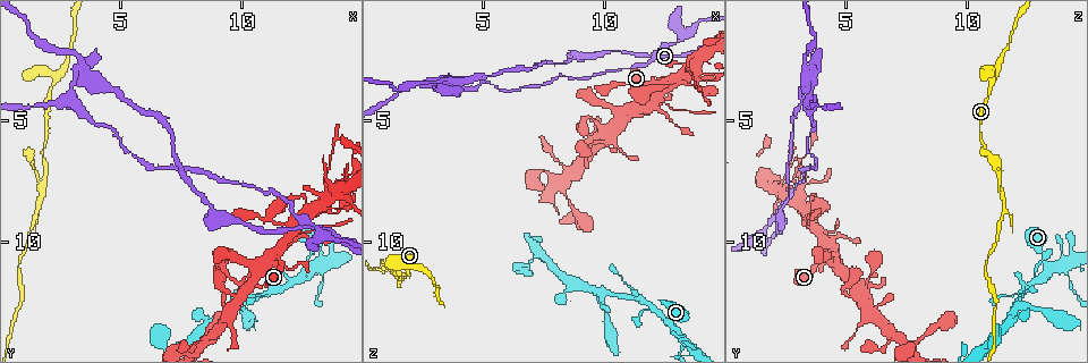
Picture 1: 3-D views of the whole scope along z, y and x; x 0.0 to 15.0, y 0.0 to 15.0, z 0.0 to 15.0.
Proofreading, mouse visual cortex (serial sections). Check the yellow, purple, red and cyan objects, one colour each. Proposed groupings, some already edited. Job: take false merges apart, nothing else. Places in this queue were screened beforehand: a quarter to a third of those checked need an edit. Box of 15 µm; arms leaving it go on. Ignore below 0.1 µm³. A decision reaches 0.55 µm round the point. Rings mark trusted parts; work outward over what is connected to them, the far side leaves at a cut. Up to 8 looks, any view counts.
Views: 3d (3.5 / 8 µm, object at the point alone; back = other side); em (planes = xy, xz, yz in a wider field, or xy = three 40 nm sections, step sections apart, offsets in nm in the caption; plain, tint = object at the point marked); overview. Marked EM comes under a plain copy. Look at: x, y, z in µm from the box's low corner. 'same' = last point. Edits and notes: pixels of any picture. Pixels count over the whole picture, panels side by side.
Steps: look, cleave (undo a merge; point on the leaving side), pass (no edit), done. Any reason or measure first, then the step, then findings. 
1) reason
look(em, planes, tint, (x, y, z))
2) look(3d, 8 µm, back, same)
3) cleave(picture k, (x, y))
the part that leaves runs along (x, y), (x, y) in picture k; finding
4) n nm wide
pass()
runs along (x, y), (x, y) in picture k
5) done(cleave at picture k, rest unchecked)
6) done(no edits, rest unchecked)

thick turns thin
look(3d, 8 µm, (14.3, 7.3, 3.4))

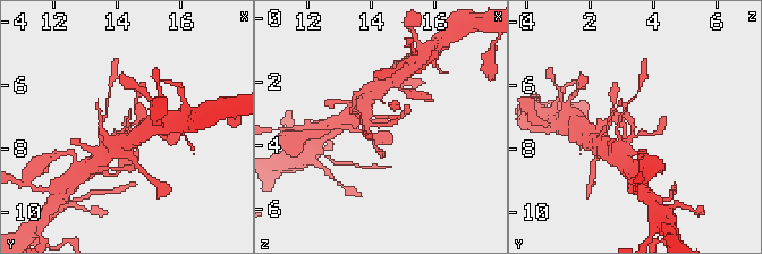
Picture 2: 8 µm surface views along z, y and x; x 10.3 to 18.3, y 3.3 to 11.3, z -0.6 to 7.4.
zoom in
look(3d, 3.5 µm, (14.2, 7.3, 3.3))

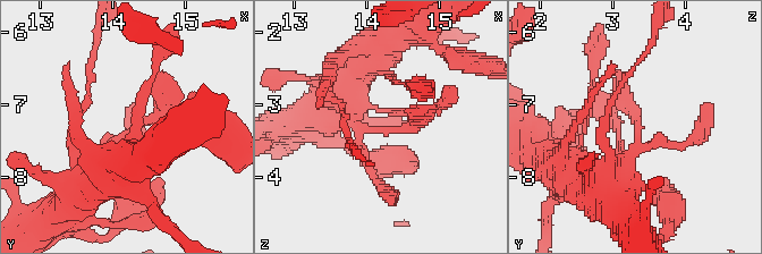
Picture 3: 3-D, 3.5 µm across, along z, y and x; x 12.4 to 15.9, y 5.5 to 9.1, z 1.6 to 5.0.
look(em, xy, step 1, tint, (14.25, 7.40, 3.35))

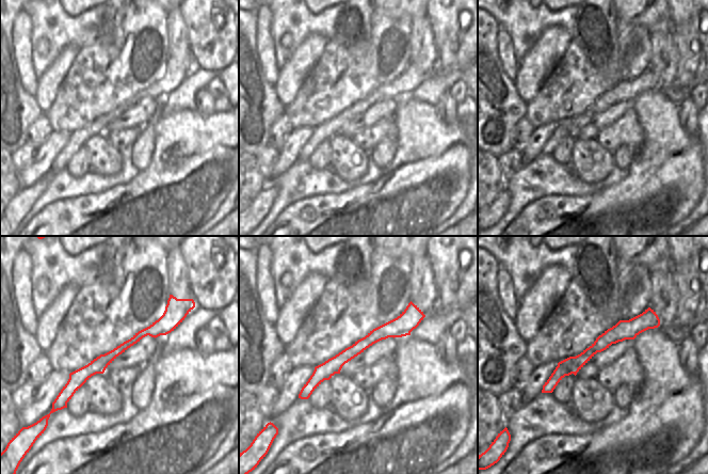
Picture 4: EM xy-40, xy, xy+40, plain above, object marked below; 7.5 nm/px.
pass()
runs along (84, 170), (163, 107), (163, 76) in picture 3; continuous, no second cell

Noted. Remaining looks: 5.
sharp bend
look(3d, 3.5 µm, (8.6, 8.4, 2.5))

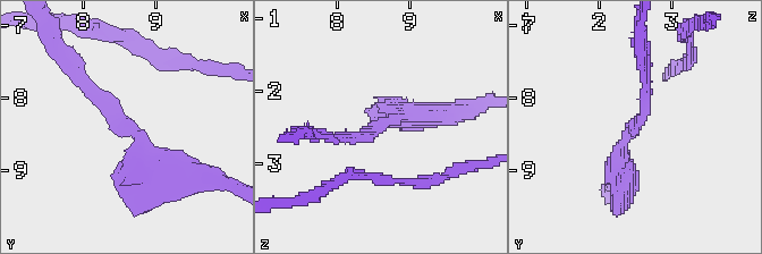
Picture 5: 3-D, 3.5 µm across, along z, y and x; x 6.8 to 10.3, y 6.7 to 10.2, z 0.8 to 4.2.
pass()
runs along (180, 174), (152, 174), (83, 79) in picture 5; continuous, no second cell

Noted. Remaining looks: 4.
thin arm on a thick one
look(3d, 3.5 µm, (3.4, 3.0, 3.4))

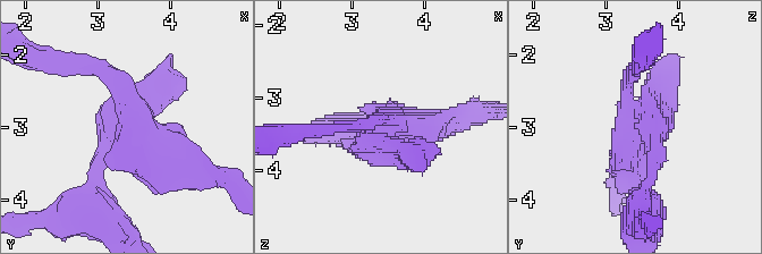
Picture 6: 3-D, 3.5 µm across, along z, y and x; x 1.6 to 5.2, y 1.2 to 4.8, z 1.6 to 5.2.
look(em, xy, step 5, tint, (3.45, 3.10, 3.40))

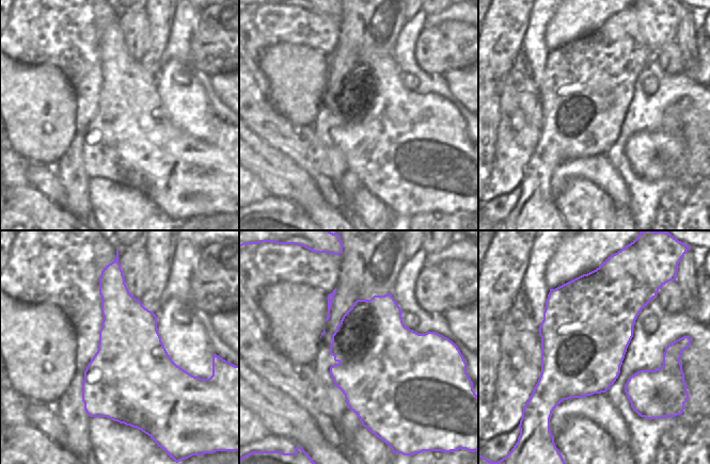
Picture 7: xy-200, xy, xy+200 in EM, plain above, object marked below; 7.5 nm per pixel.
cleave(picture 6, (654, 167))
the part that leaves runs along (633, 134), (657, 147), (642, 213) in picture 6; two cells meet here

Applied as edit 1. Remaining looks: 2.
done(cleave at picture 6, rest unchecked)

